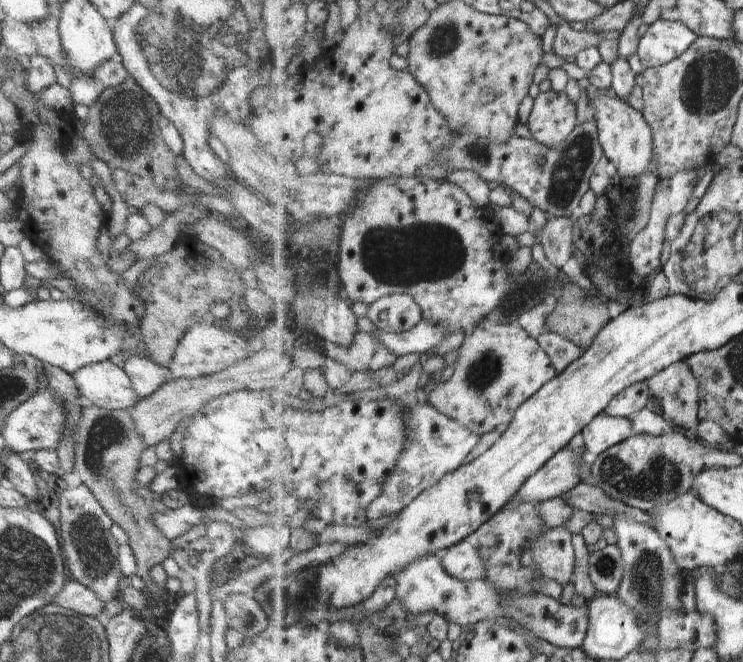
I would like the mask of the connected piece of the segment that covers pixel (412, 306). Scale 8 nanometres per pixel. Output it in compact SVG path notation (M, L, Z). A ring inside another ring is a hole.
M393 293L378 299L371 304L368 316L379 329L388 332L412 330L425 319L418 300L404 293Z

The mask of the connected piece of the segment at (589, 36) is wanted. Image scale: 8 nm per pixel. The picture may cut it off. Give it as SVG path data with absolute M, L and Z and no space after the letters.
M570 24L557 30L553 51L566 60L575 60L586 48L600 48L602 34L592 31L576 32Z

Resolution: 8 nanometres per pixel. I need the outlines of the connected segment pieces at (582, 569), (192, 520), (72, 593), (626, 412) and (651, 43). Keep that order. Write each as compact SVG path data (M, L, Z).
M582 533L573 535L573 543L577 554L577 565L575 566L573 582L576 586L576 592L582 594L589 602L601 592L591 577L591 552Z
M194 504L184 505L179 509L170 509L165 513L153 510L155 525L167 539L175 539L200 524L200 507Z
M74 580L64 583L62 590L55 596L53 602L58 606L70 608L78 614L99 619L103 623L106 621L104 612L102 612L105 602L100 600L98 595L86 585Z
M642 381L633 384L626 391L616 396L606 411L612 416L634 418L644 409L644 406L648 404L648 399L652 396L654 394L649 386L649 381Z
M664 18L643 36L639 58L646 69L663 67L679 59L699 38L699 34L684 22Z

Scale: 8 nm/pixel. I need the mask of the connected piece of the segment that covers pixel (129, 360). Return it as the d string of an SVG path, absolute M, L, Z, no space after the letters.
M132 352L126 355L122 368L130 377L133 389L140 399L149 397L166 381L171 380L169 369L147 358L145 354Z

